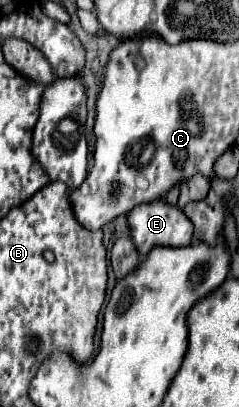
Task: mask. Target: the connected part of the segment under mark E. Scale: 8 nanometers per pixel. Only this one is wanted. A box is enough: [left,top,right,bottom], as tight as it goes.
[127,199,193,257]

